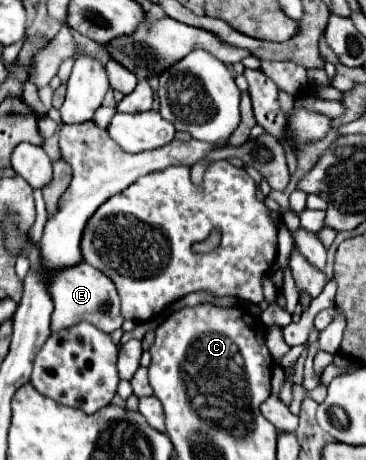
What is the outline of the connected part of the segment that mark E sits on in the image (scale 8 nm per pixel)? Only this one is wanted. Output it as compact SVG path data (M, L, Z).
M85 261L81 265L75 265L71 269L51 275L49 293L55 303L55 311L51 317L53 331L67 329L81 321L87 321L105 333L113 333L115 329L119 329L123 325L123 315L119 311L119 295L117 295L113 281L107 281L107 275L99 273L99 269L87 265Z

